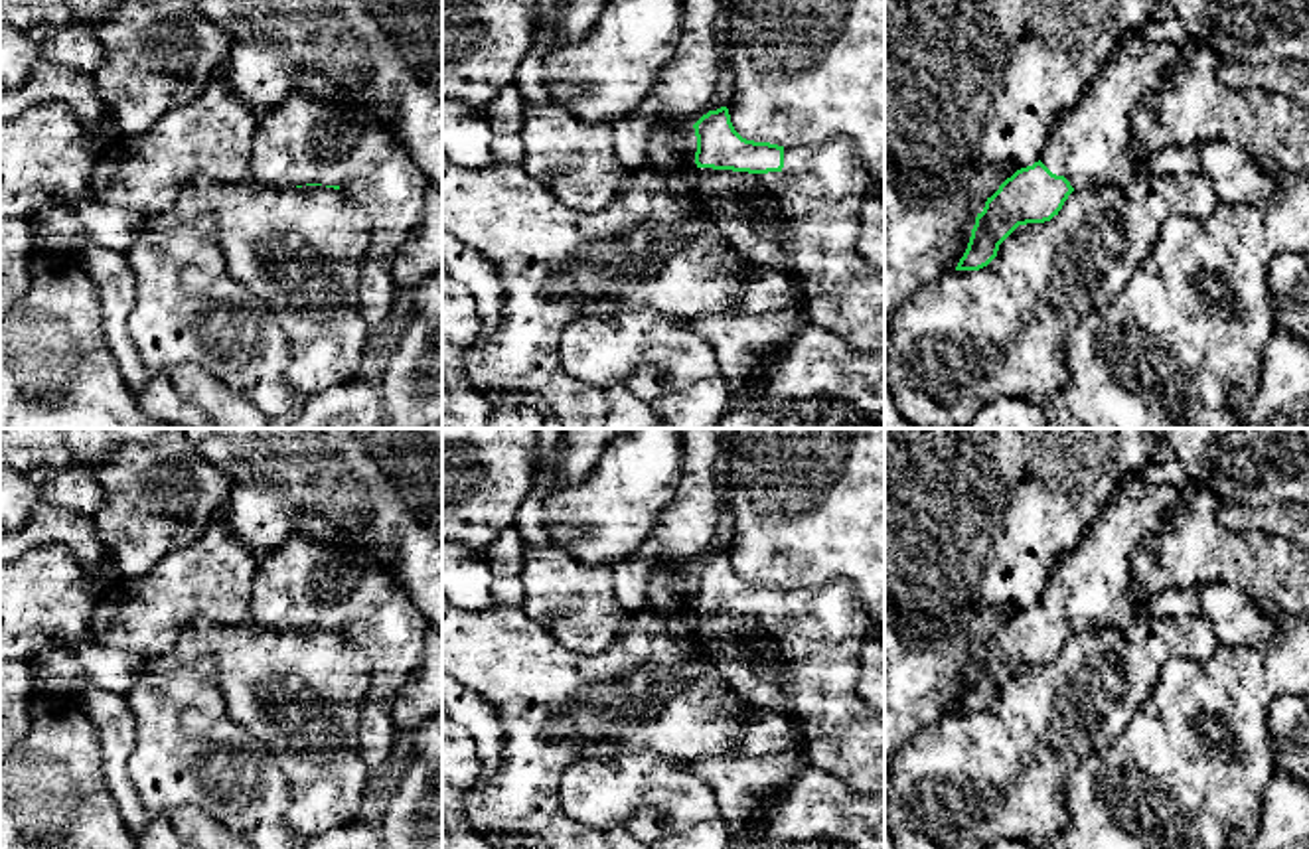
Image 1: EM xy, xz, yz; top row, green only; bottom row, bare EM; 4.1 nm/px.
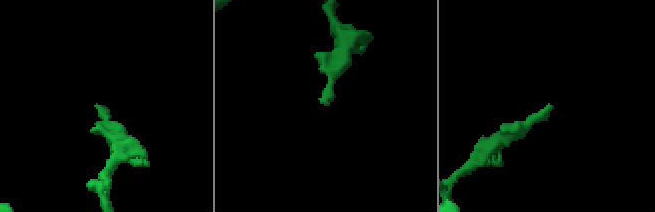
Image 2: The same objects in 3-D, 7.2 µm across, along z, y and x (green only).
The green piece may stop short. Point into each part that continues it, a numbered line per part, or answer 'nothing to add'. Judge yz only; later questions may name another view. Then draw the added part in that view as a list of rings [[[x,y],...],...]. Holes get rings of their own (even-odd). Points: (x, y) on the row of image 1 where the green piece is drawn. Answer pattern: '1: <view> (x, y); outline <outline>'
1: yz (1088, 143); outline [[[1123,36],[1078,103],[1052,118],[1040,162],[1064,176],[1074,192],[1094,186],[1125,190],[1145,174],[1129,158],[1131,115],[1171,73],[1187,67],[1194,47],[1194,41],[1175,45]]]

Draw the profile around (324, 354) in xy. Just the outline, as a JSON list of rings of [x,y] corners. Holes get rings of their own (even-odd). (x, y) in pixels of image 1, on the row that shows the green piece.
[[[197,174],[180,186],[174,205],[160,217],[192,221],[211,213],[217,219],[217,237],[225,257],[225,270],[255,296],[265,300],[274,314],[282,314],[292,296],[326,292],[332,308],[328,322],[308,318],[286,324],[292,355],[286,381],[296,399],[306,401],[332,387],[361,377],[369,340],[369,326],[355,304],[361,263],[371,241],[371,217],[342,190],[326,186],[263,188],[253,184],[223,184]]]

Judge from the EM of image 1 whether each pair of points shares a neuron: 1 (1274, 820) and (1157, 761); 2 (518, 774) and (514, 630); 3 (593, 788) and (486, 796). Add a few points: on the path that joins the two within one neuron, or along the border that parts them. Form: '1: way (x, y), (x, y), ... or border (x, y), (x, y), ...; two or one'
1: border (1276, 771), (1264, 790), (1260, 824), (1256, 828); two
2: way (522, 739), (522, 670), (518, 666); one
3: border (583, 757), (561, 776), (561, 808), (589, 826); two

